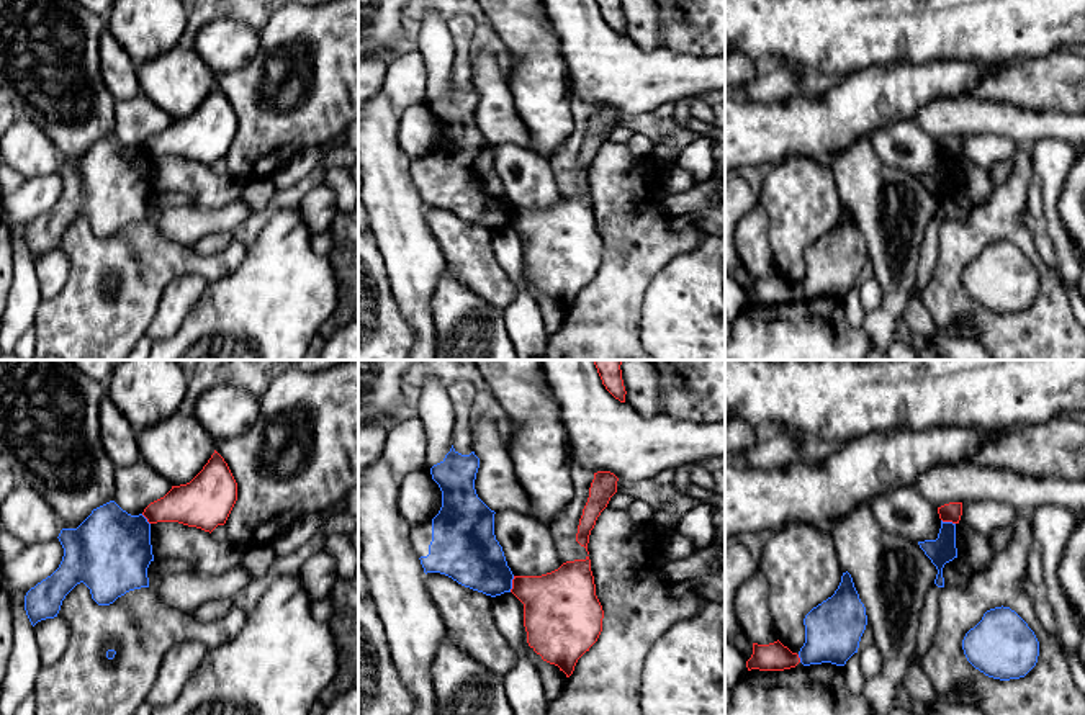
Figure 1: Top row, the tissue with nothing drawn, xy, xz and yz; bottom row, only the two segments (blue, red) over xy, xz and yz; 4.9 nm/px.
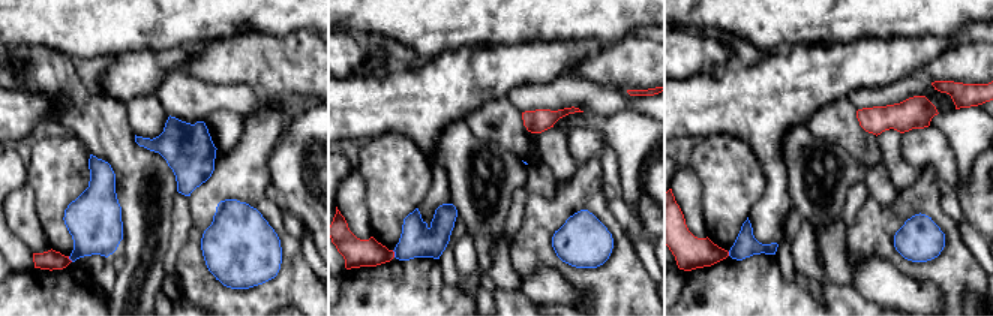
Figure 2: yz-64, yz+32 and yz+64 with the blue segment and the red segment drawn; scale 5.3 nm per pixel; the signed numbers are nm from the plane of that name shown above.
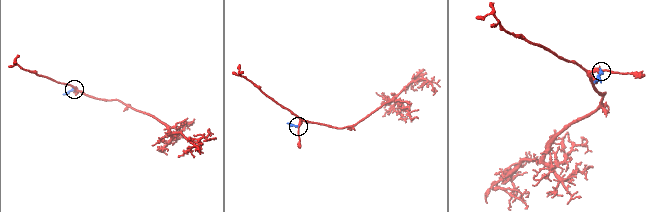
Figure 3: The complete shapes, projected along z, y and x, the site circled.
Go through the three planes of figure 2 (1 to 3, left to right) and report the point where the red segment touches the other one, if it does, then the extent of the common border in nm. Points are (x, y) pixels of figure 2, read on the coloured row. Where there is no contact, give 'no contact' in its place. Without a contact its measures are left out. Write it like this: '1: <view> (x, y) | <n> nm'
1: yz-64 (71, 259) | 40 nm
2: yz+32 (395, 253) | 40 nm
3: yz+64 (729, 253) | 30 nm

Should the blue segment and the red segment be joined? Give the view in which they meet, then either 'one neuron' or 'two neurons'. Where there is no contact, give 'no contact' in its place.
xz | two neurons

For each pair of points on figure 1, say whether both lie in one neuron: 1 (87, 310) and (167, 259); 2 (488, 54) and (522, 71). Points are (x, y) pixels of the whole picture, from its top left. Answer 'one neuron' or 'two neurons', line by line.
1: one neuron
2: two neurons

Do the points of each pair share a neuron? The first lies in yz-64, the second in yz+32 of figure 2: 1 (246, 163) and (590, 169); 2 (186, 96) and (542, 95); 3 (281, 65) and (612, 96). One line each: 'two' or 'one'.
1: one
2: one
3: two

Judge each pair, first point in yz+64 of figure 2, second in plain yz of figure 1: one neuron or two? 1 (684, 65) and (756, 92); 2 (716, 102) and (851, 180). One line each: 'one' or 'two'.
1: two
2: two

